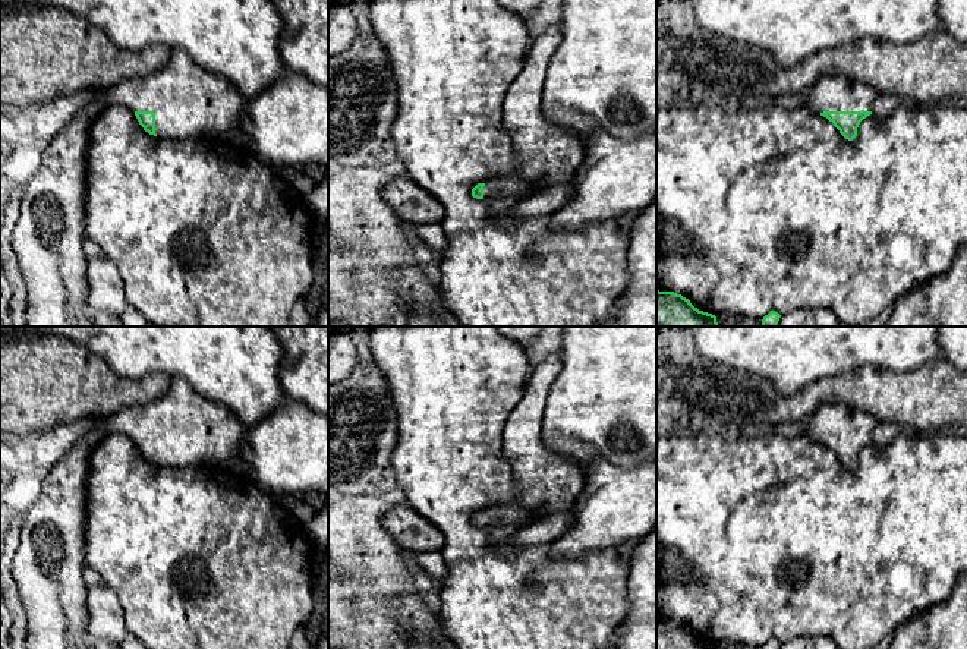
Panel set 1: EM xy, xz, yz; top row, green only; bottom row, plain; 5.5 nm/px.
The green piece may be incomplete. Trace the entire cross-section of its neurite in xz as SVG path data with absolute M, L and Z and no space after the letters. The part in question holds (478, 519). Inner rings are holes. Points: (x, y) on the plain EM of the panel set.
M557 350L547 355L527 378L523 397L510 412L503 432L503 453L511 464L517 497L508 504L478 511L472 517L473 526L517 524L525 527L548 514L570 511L583 491L585 469L574 460L547 450L542 442L547 396L560 371L561 356Z

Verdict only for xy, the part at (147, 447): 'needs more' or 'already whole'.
needs more

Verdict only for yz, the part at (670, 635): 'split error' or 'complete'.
complete

